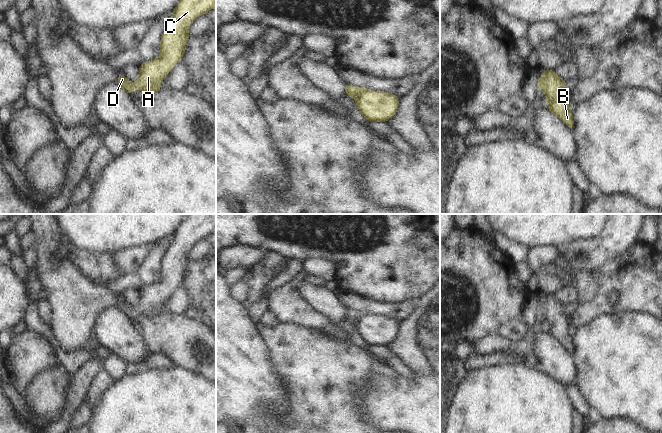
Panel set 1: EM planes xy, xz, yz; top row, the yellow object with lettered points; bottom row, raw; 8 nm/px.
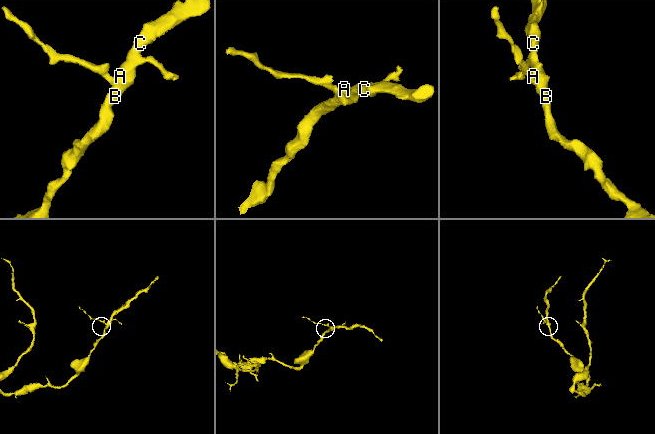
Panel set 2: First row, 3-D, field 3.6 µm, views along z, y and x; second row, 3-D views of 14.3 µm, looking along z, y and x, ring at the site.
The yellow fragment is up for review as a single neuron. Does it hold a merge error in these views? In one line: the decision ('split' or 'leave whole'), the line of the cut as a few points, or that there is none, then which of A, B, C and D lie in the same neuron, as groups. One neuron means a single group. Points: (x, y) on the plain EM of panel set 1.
split | xz (367, 313), (360, 316), (354, 322) | A B C / D

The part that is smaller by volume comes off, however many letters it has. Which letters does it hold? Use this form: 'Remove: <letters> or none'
Remove: D

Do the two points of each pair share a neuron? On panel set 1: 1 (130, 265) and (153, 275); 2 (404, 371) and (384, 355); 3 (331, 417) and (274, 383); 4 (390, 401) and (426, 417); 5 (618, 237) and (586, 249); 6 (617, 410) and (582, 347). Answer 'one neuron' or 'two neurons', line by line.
1: two neurons
2: one neuron
3: two neurons
4: one neuron
5: one neuron
6: one neuron

